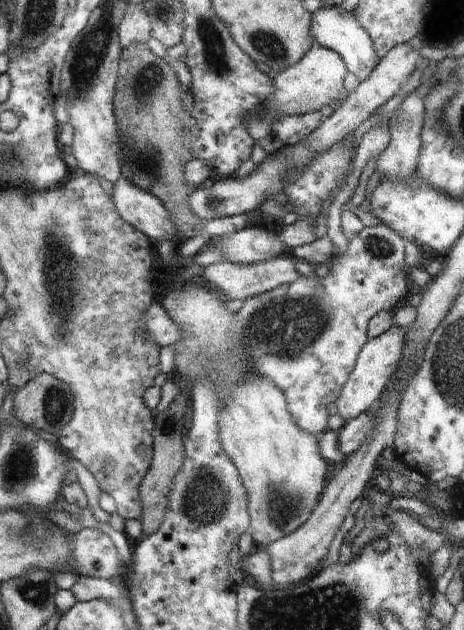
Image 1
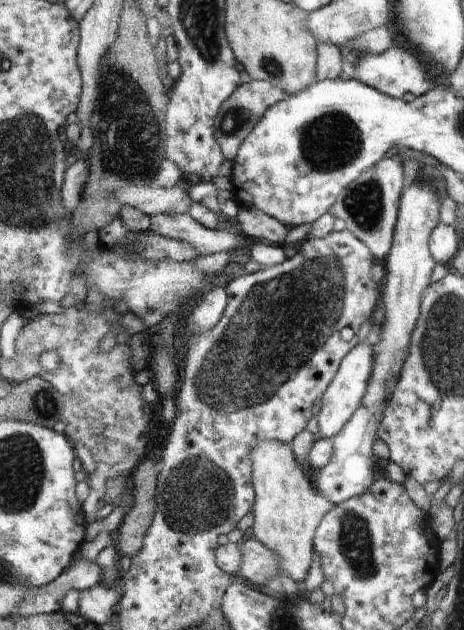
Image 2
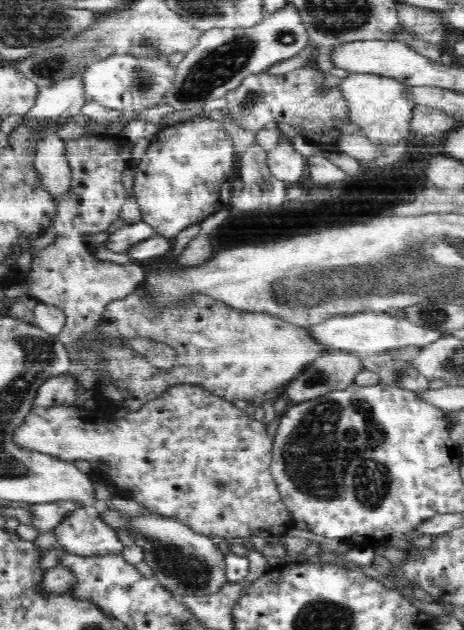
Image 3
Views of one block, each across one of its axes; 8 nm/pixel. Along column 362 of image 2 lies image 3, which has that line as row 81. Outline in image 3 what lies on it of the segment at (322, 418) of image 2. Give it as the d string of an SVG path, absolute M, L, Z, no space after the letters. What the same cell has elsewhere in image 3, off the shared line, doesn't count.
M356 72L343 78L339 89L347 104L349 121L360 128L360 134L370 140L378 153L409 136L408 125L415 105L407 99L408 86L387 76Z

